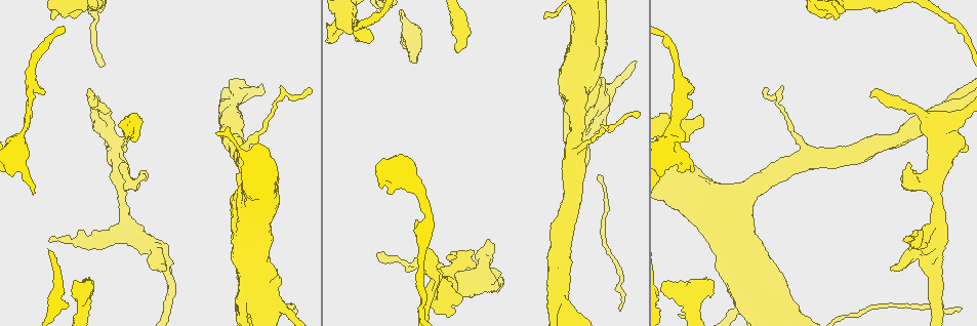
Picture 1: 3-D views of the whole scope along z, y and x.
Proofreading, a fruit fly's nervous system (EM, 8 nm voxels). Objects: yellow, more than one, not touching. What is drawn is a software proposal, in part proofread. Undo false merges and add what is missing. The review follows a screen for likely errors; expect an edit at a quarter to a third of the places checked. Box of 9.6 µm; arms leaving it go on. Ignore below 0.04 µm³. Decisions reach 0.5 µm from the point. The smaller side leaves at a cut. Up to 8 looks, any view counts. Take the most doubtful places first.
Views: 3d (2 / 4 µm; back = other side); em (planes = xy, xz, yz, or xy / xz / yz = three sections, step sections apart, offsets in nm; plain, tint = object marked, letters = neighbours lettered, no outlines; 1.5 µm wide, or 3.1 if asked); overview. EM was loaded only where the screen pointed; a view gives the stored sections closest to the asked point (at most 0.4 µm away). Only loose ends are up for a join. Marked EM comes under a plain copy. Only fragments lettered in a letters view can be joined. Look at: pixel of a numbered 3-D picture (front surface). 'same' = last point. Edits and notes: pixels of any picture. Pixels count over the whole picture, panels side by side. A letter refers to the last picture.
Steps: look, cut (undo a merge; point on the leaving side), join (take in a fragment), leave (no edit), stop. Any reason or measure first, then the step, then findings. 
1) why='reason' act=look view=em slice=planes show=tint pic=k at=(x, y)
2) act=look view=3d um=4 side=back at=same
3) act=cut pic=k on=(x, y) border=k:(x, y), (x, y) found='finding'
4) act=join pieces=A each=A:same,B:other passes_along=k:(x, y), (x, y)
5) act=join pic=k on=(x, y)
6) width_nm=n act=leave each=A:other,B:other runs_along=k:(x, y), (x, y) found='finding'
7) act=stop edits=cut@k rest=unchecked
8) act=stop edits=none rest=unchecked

why='an open end' act=look view=3d um=4 pic=1 at=(489, 241)

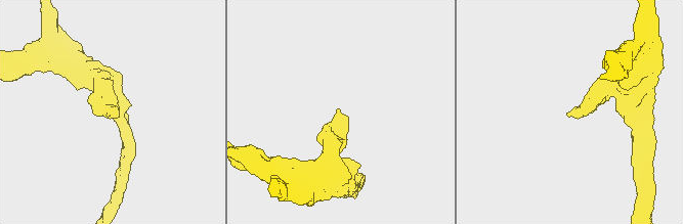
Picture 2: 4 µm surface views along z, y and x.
why='shape alone is not enough' act=look view=em slice=planes show=tint pic=2 at=(570, 112)

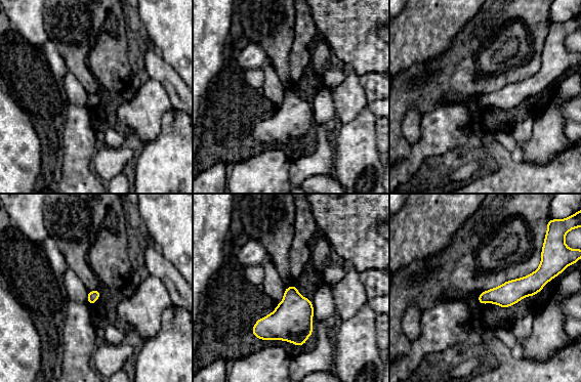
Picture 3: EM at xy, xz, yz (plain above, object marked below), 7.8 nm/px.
act=look view=em slice=planes show=letters at=same

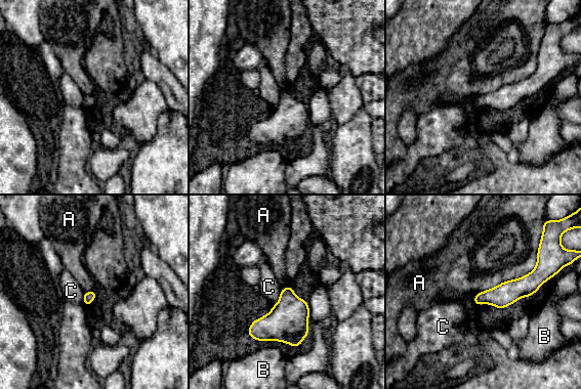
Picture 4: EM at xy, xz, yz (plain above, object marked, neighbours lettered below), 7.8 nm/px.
longest_contact=A:600nm act=leave each=A:other,B:other,C:other runs_along=4:(543, 277), (500, 297), (476, 301) found='no lettered fragment goes on from it'

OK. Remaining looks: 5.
why='end of a long branch' act=look view=3d um=4 side=back pic=1 at=(544, 18)

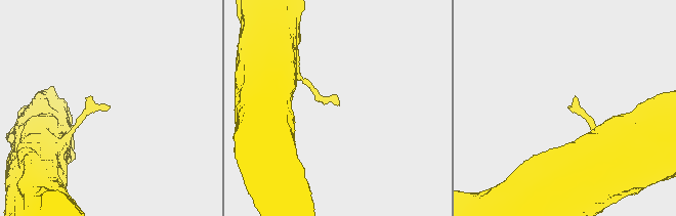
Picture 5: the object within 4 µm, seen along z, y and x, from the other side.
act=look view=em slice=xy step=8 show=letters pic=5 at=(567, 106)

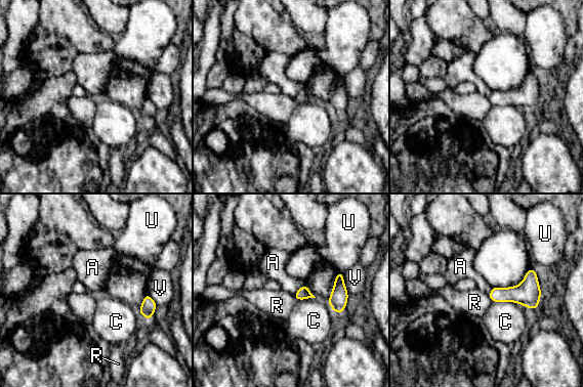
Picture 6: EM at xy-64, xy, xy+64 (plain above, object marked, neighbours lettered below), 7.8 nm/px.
act=look view=em slice=planes show=letters at=same

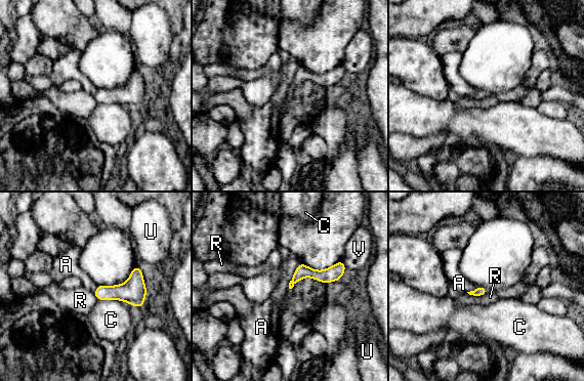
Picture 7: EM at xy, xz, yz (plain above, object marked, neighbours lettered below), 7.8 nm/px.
width_nm=80 act=leave each=A:other,C:other,R:other,U:other,V:other found='no lettered fragment goes on from it'

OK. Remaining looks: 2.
why='free end' act=look view=em slice=planes show=letters pic=1 at=(678, 168)

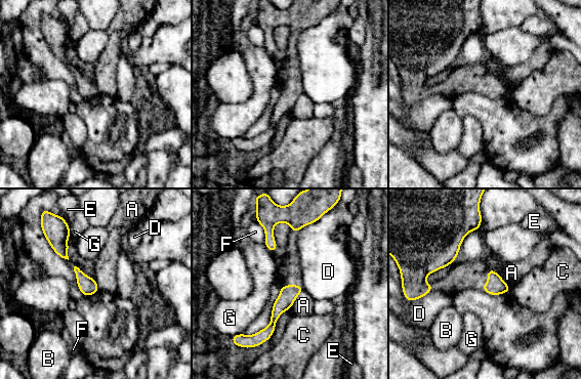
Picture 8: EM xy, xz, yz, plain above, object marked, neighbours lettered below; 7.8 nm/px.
width_nm=140 act=leave each=A:other,B:other,C:other,D:other,E:other,F:other,G:other runs_along=8:(298, 288), (258, 339) found='none of them fits'

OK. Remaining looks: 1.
act=stop edits=none rest=unchecked

